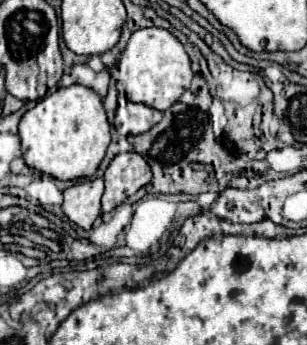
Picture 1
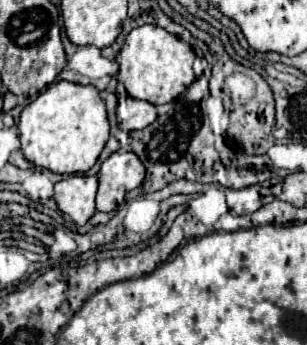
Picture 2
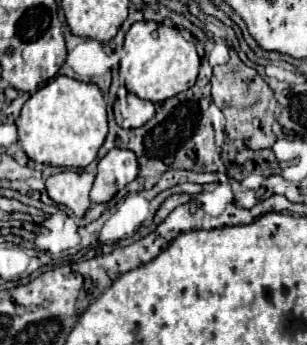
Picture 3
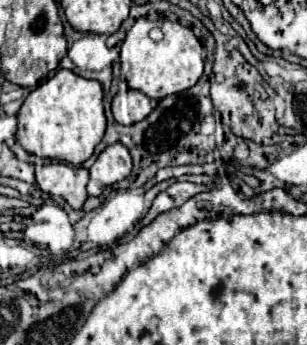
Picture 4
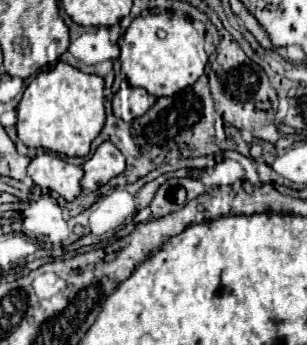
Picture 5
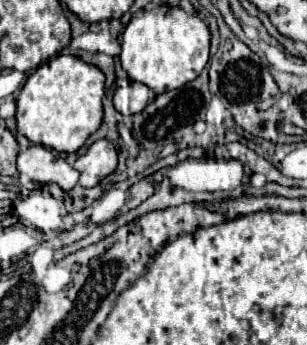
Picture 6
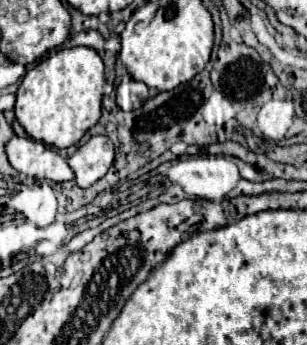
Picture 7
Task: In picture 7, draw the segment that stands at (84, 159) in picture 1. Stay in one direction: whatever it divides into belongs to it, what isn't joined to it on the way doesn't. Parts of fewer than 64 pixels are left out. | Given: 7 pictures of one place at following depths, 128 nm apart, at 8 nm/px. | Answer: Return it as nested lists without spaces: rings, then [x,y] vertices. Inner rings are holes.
[[[64,48],[26,72],[16,92],[16,118],[26,134],[54,148],[68,148],[98,122],[104,88],[104,64],[92,48]]]

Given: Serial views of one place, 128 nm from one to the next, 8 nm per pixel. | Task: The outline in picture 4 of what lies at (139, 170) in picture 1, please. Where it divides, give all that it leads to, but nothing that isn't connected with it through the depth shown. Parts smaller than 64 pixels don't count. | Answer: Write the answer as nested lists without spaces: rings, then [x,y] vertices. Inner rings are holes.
[[[122,144],[108,146],[92,164],[90,168],[90,182],[88,182],[88,194],[100,196],[106,186],[112,186],[124,178],[128,178],[132,172],[132,156]]]

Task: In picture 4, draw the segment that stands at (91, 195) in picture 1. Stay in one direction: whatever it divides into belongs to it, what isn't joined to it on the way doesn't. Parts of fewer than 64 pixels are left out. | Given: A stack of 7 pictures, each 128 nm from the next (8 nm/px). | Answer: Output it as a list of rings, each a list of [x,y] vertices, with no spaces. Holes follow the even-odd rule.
[[[52,162],[36,168],[36,182],[42,192],[64,198],[74,210],[80,210],[88,198],[88,170],[68,162]]]

